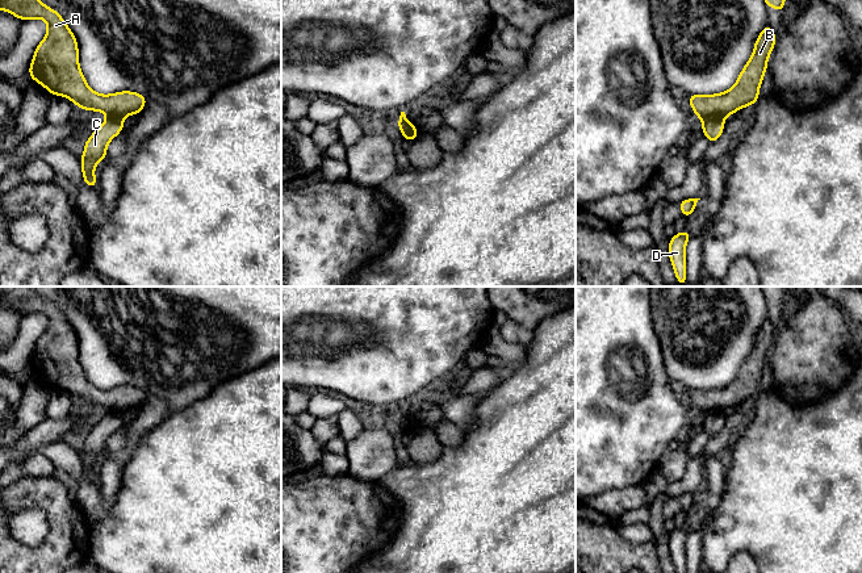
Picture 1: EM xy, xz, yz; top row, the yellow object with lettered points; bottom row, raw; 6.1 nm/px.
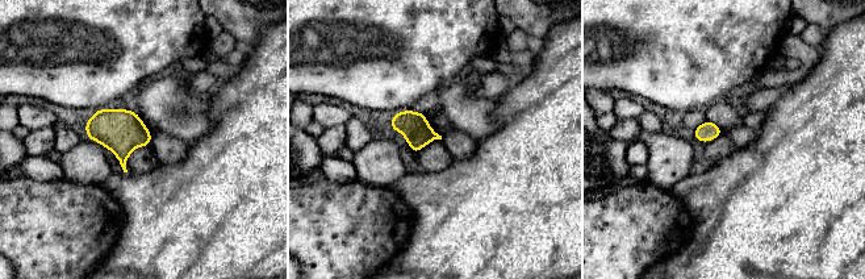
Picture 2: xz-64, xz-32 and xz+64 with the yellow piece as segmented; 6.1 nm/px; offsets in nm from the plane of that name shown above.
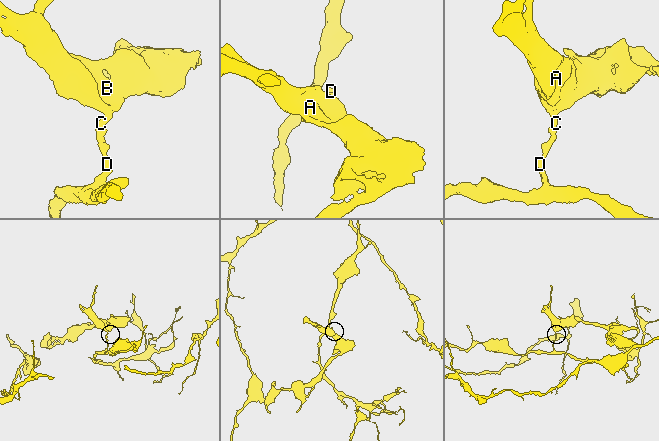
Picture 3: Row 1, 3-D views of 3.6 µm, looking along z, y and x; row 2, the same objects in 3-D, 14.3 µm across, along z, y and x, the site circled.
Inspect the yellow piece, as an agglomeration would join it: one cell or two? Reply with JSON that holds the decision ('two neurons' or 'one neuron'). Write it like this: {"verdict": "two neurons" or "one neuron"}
{"verdict": "two neurons"}

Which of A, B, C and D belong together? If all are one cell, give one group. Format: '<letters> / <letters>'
A B / C D

